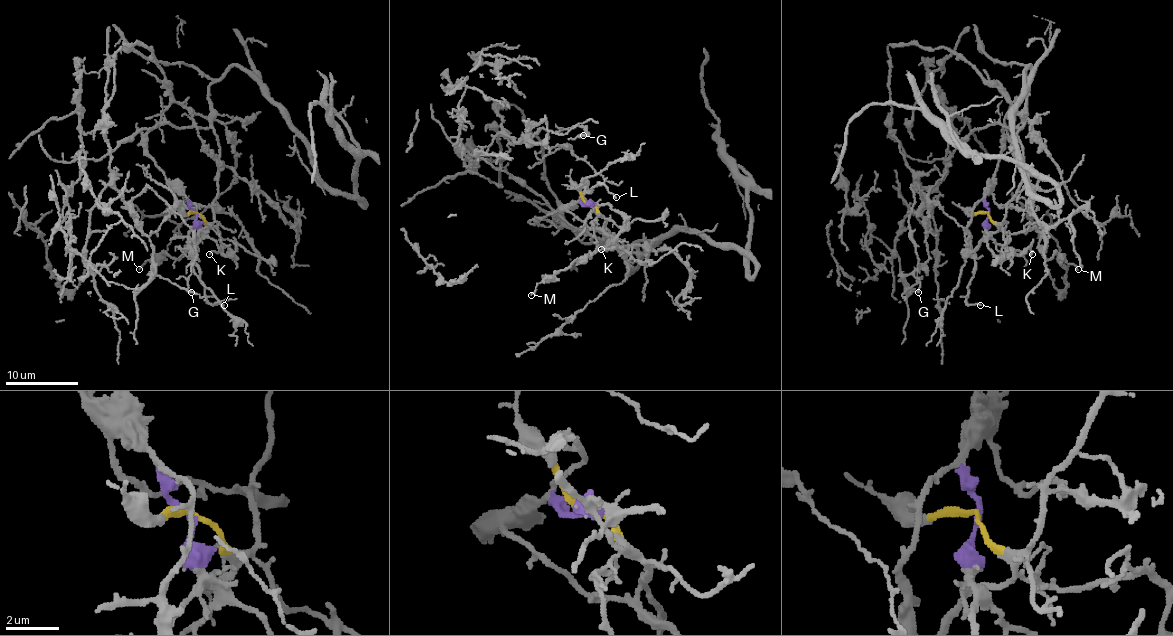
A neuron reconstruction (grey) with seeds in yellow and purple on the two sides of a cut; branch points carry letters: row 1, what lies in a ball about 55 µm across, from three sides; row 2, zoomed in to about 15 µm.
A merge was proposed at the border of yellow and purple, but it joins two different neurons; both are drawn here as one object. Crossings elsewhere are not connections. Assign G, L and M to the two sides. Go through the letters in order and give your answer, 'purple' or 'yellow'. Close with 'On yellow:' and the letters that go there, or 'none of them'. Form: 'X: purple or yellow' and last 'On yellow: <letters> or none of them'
G: purple
L: purple
M: yellow
On yellow: M

